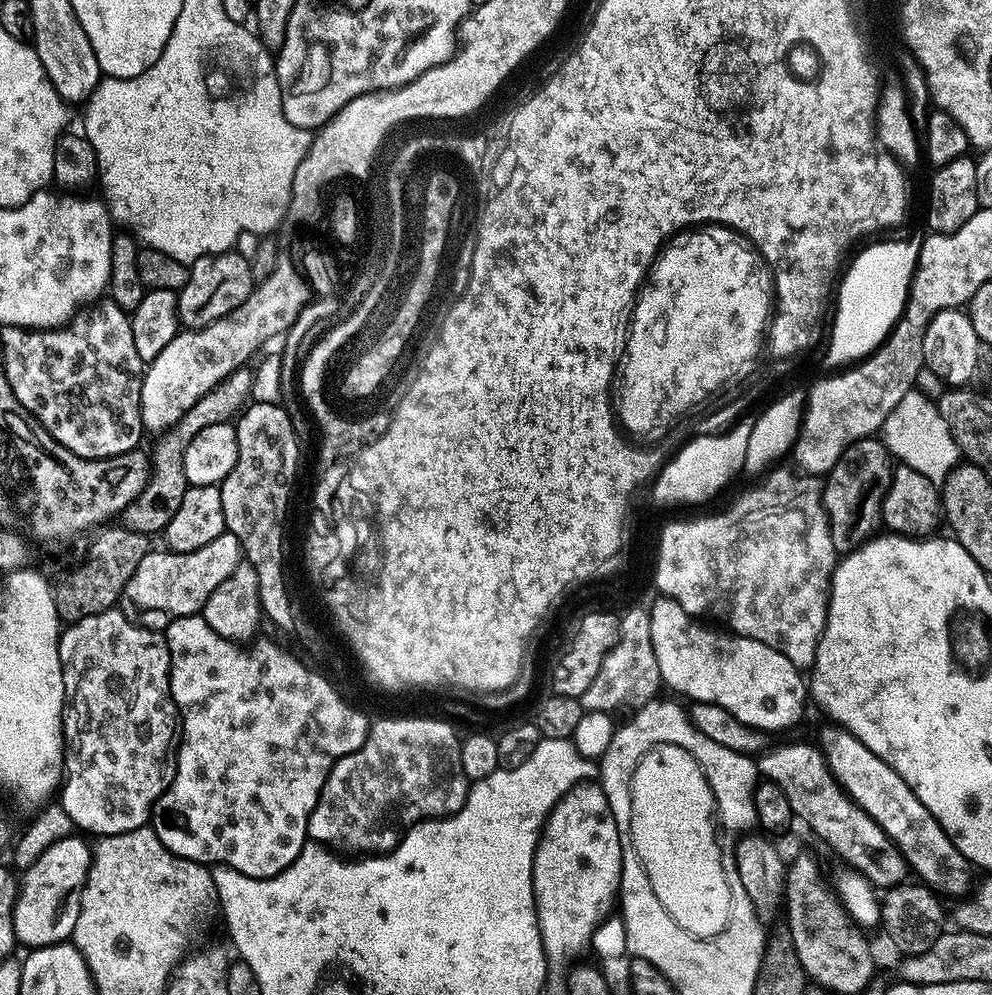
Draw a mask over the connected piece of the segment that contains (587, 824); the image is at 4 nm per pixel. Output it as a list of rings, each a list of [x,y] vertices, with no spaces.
[[[585,782],[576,785],[575,788],[571,788],[571,790],[553,806],[552,813],[550,813],[547,820],[550,822],[550,826],[543,827],[540,838],[544,846],[542,846],[542,850],[536,850],[536,853],[538,853],[538,882],[532,882],[532,889],[534,890],[534,902],[536,903],[536,917],[538,918],[538,926],[540,927],[540,936],[546,936],[546,938],[542,938],[544,954],[550,954],[550,957],[554,956],[553,973],[560,978],[577,963],[575,960],[578,959],[584,951],[589,951],[592,943],[592,935],[595,934],[596,928],[599,927],[604,920],[613,915],[614,910],[612,910],[612,907],[614,909],[617,907],[618,897],[620,895],[620,875],[623,872],[622,842],[619,840],[618,826],[614,822],[611,810],[608,809],[606,794],[599,783],[596,782]]]

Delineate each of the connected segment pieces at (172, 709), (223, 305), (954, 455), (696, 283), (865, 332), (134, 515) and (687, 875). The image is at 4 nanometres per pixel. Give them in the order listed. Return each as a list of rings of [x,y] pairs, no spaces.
[[[119,610],[94,614],[69,623],[60,633],[60,661],[64,675],[64,691],[70,697],[70,712],[81,716],[80,732],[65,731],[64,734],[64,779],[58,792],[58,803],[66,810],[75,827],[81,833],[93,832],[93,837],[126,834],[130,830],[145,827],[152,819],[152,808],[156,800],[170,786],[176,773],[176,753],[178,751],[178,713],[170,690],[170,650],[163,631],[143,628],[132,624]]]
[[[229,250],[220,252],[216,256],[203,256],[195,260],[188,270],[188,281],[186,286],[178,293],[178,311],[180,323],[185,329],[208,328],[214,322],[218,322],[224,316],[229,316],[253,290],[254,281],[252,278],[252,266],[247,255],[239,256],[239,251]]]
[[[916,388],[909,391],[887,416],[880,436],[899,463],[925,474],[926,478],[937,484],[943,483],[961,457],[960,447],[954,442],[939,405]]]
[[[693,226],[667,241],[660,255],[658,270],[652,272],[649,288],[644,288],[644,300],[636,312],[636,328],[628,328],[628,352],[620,352],[620,392],[612,392],[612,400],[604,400],[608,404],[608,424],[612,424],[612,432],[616,432],[616,440],[628,448],[628,452],[636,452],[636,436],[660,436],[664,428],[668,428],[668,420],[676,420],[684,408],[692,408],[692,404],[700,404],[704,396],[716,396],[724,384],[738,382],[738,377],[746,374],[746,370],[754,362],[756,351],[760,349],[762,329],[768,324],[768,276],[760,252],[750,241],[744,239],[733,228],[723,226]]]
[[[916,232],[908,240],[898,239],[896,246],[872,248],[856,262],[842,294],[838,324],[830,350],[832,364],[841,364],[846,368],[859,363],[884,343],[897,318],[904,312],[905,302],[908,300],[908,288],[913,270],[916,268],[918,254],[921,252],[923,237],[922,232]]]
[[[249,367],[236,369],[222,383],[216,384],[203,395],[174,426],[155,437],[156,442],[150,447],[152,476],[146,490],[121,512],[120,518],[125,527],[147,536],[157,535],[164,530],[171,518],[174,518],[175,511],[181,506],[185,492],[190,487],[185,474],[187,447],[206,426],[229,423],[245,407],[250,398],[252,378],[253,371]]]
[[[688,752],[650,754],[642,760],[642,766],[634,770],[634,780],[640,780],[640,788],[648,786],[654,792],[652,800],[644,800],[644,796],[640,798],[640,794],[633,794],[635,842],[644,864],[648,864],[648,872],[652,872],[652,884],[656,884],[654,892],[660,892],[660,898],[655,903],[664,900],[662,904],[668,904],[668,912],[672,912],[680,924],[688,924],[688,928],[696,928],[696,932],[700,932],[700,928],[704,928],[704,932],[712,932],[712,928],[720,928],[720,924],[724,924],[724,916],[728,916],[726,878],[729,869],[724,868],[720,844],[716,841],[716,802],[710,782],[707,781],[708,772],[703,770],[702,762],[694,758],[693,754],[690,754],[690,758],[684,756],[688,756]]]

